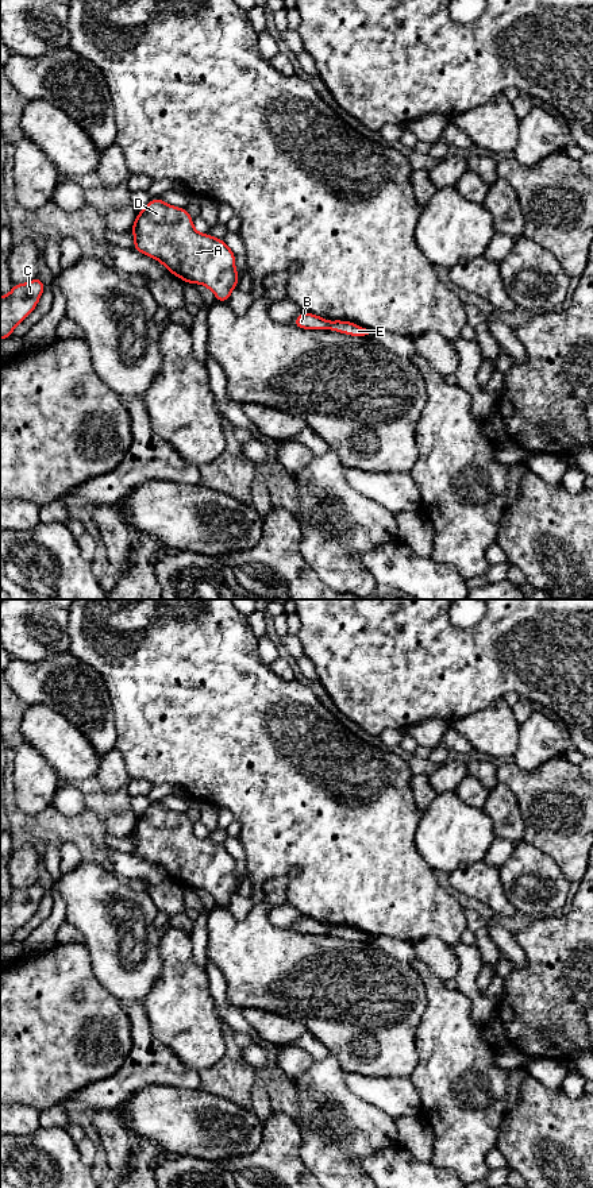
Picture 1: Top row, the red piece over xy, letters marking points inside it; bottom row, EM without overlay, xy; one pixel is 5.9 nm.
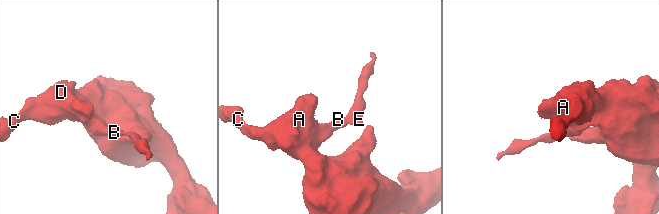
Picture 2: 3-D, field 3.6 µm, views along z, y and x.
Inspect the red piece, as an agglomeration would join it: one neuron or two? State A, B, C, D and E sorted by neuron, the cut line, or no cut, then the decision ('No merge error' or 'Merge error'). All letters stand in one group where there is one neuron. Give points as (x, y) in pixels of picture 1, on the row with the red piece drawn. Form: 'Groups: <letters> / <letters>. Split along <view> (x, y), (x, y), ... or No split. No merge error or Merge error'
Groups: A B C D / E. Split along xy (327, 321), (328, 328). Merge error

